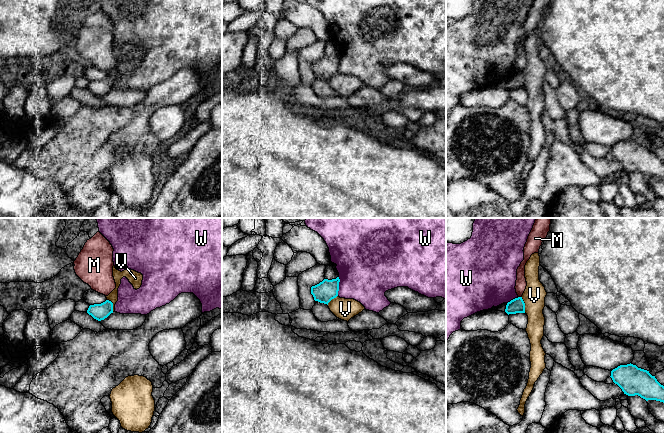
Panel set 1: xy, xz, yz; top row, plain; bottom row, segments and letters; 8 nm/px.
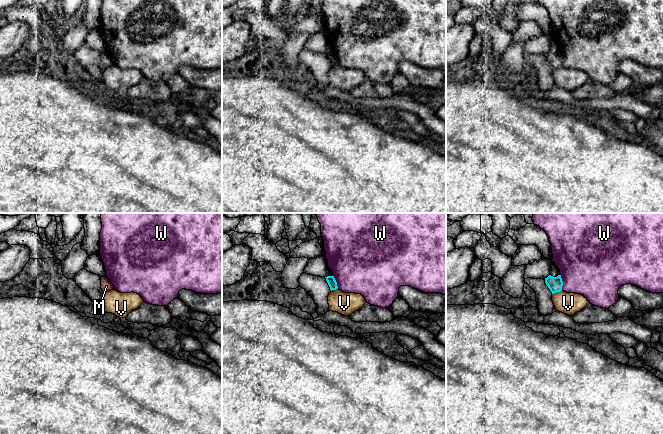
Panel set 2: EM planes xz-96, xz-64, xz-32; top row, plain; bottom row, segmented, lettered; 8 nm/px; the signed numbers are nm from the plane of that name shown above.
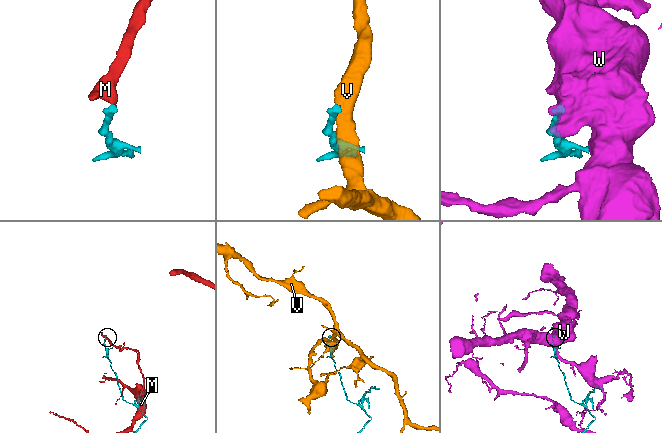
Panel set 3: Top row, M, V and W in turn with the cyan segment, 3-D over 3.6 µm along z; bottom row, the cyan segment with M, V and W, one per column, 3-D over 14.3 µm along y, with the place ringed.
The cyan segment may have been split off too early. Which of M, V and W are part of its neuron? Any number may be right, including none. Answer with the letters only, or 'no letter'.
no letter

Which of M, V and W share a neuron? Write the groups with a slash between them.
M / V / W

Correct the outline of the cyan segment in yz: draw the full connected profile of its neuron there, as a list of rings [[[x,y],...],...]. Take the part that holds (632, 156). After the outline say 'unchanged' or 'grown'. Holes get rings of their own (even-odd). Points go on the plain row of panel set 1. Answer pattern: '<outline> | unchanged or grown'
[[[630,139],[613,145],[610,153],[628,172],[638,171],[646,177],[656,176],[664,179],[664,162],[647,146]]] | unchanged

